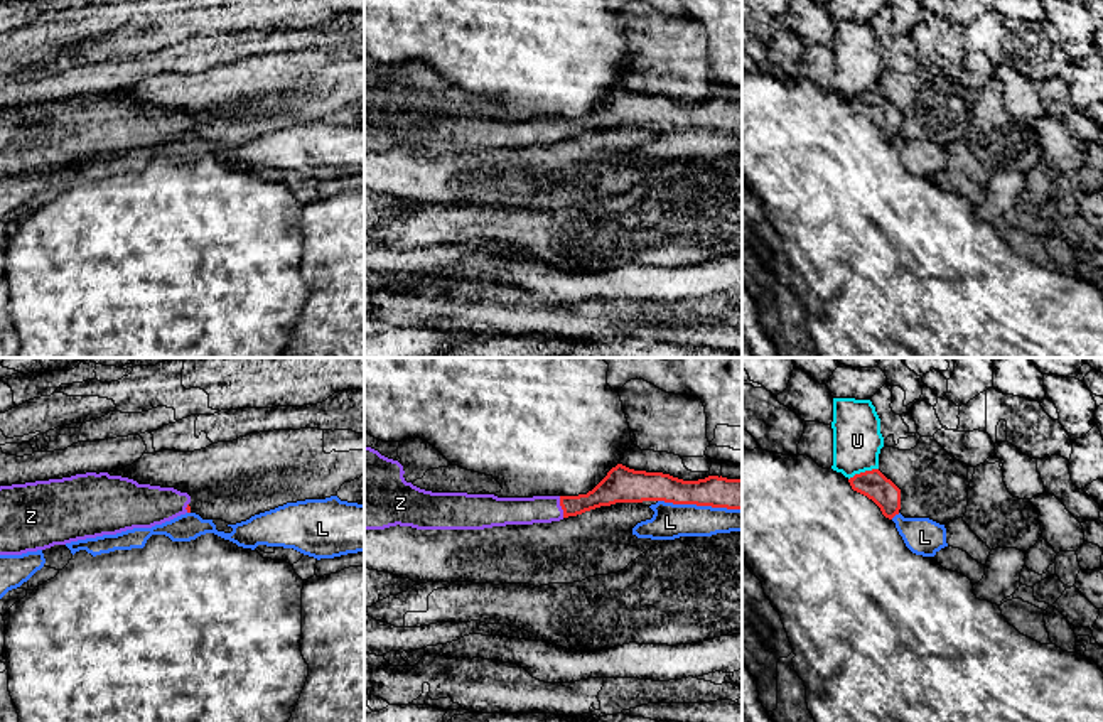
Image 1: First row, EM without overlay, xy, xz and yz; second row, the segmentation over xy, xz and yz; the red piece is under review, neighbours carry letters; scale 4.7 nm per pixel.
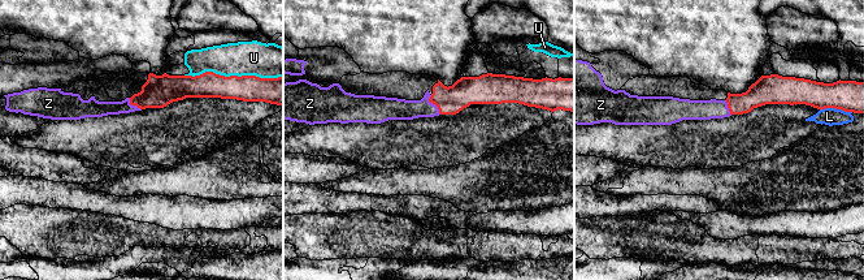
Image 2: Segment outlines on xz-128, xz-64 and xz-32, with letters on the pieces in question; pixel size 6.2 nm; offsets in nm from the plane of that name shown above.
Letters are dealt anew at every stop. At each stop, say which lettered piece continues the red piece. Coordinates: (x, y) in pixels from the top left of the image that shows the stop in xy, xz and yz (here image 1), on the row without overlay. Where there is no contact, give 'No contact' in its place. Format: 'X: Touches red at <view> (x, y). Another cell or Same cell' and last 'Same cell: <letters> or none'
L: Touches red at xz (700, 127). Another cell
U: Touches red at yz (862, 95). Another cell
Z: Touches red at xz (560, 127). Same cell
Same cell: Z

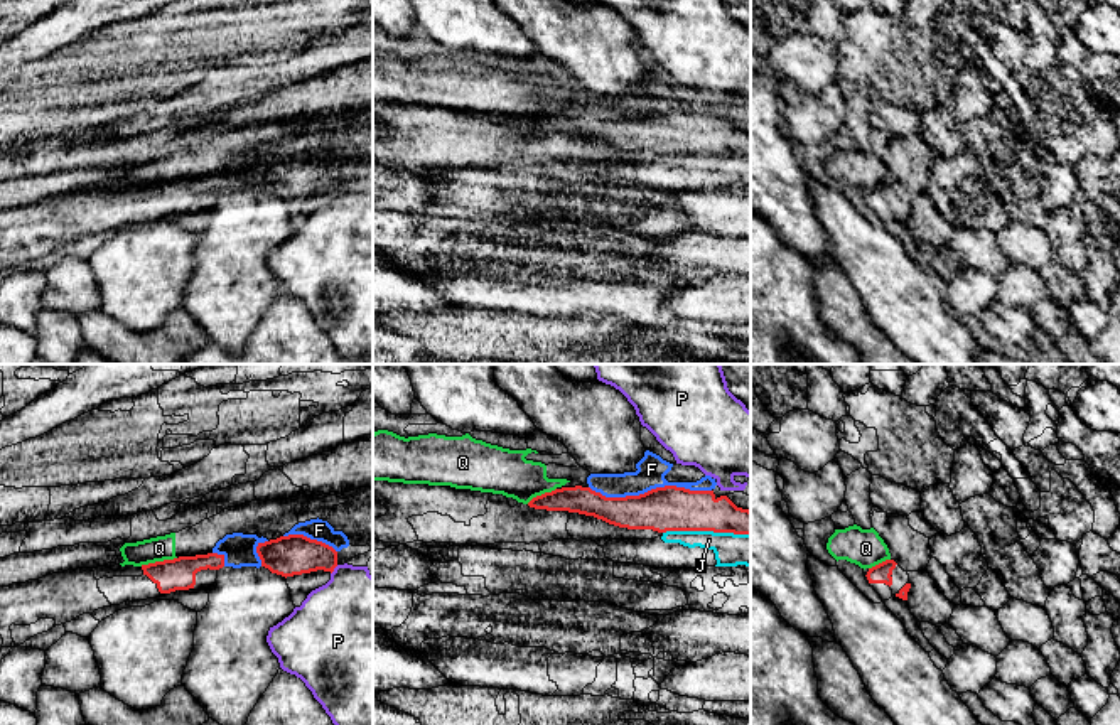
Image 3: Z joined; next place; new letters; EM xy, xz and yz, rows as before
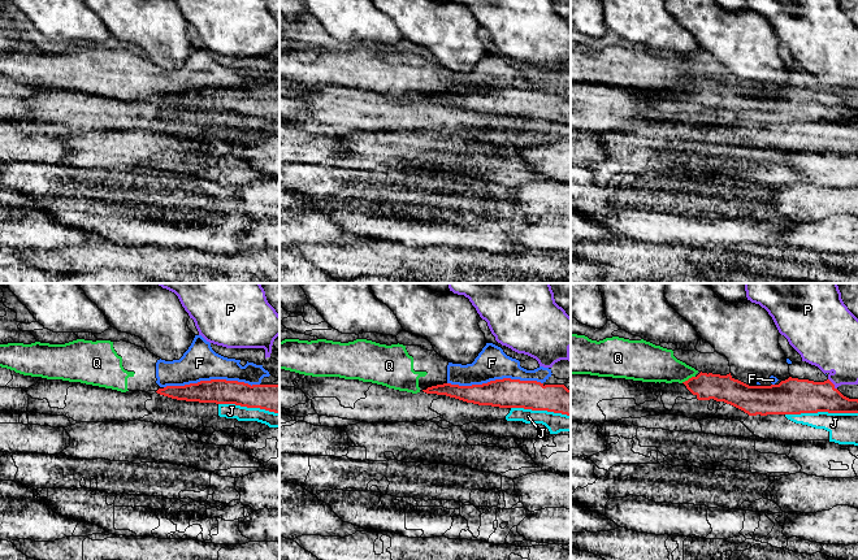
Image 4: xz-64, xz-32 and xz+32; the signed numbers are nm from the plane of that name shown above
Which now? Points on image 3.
F: Touches red at xz (650, 113). Another cell
J: Touches red at xz (707, 152). Another cell
P: Touches red at xy (333, 193). Another cell
Q: Touches red at xy (157, 184). Another cell
Same cell: none

